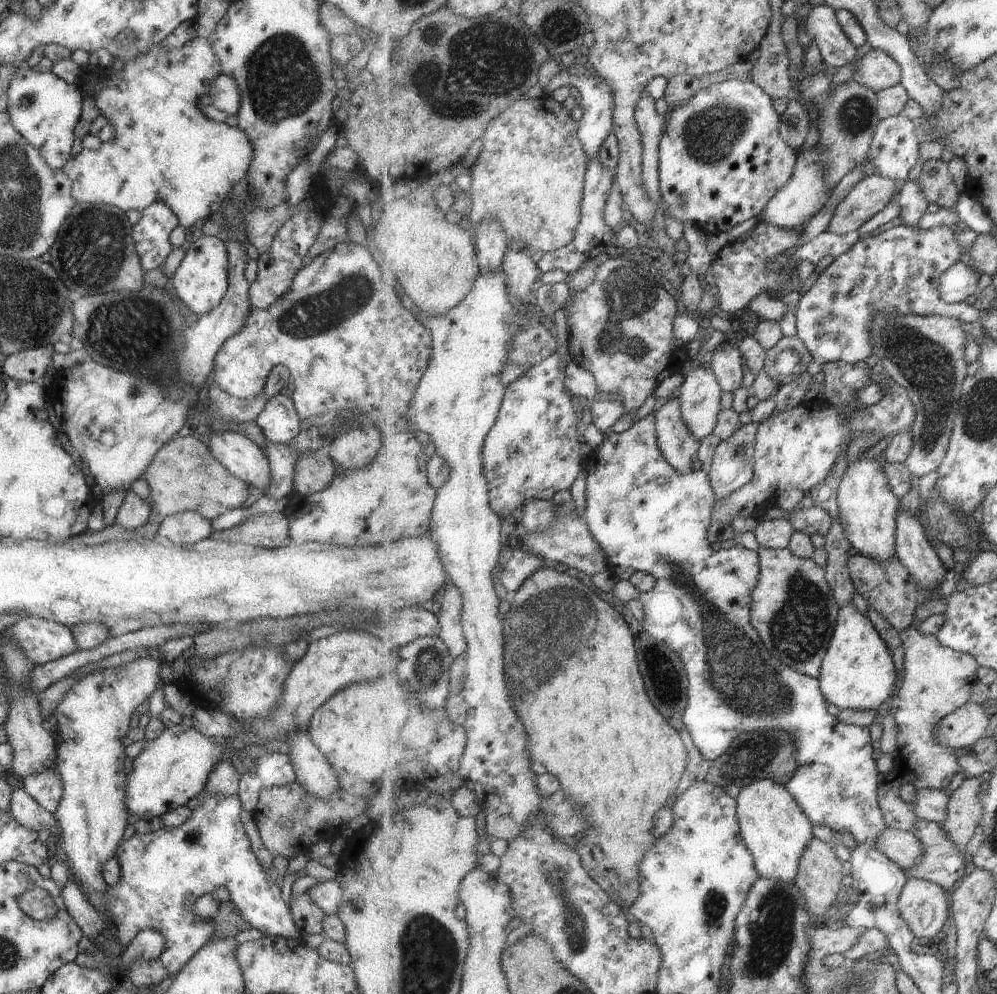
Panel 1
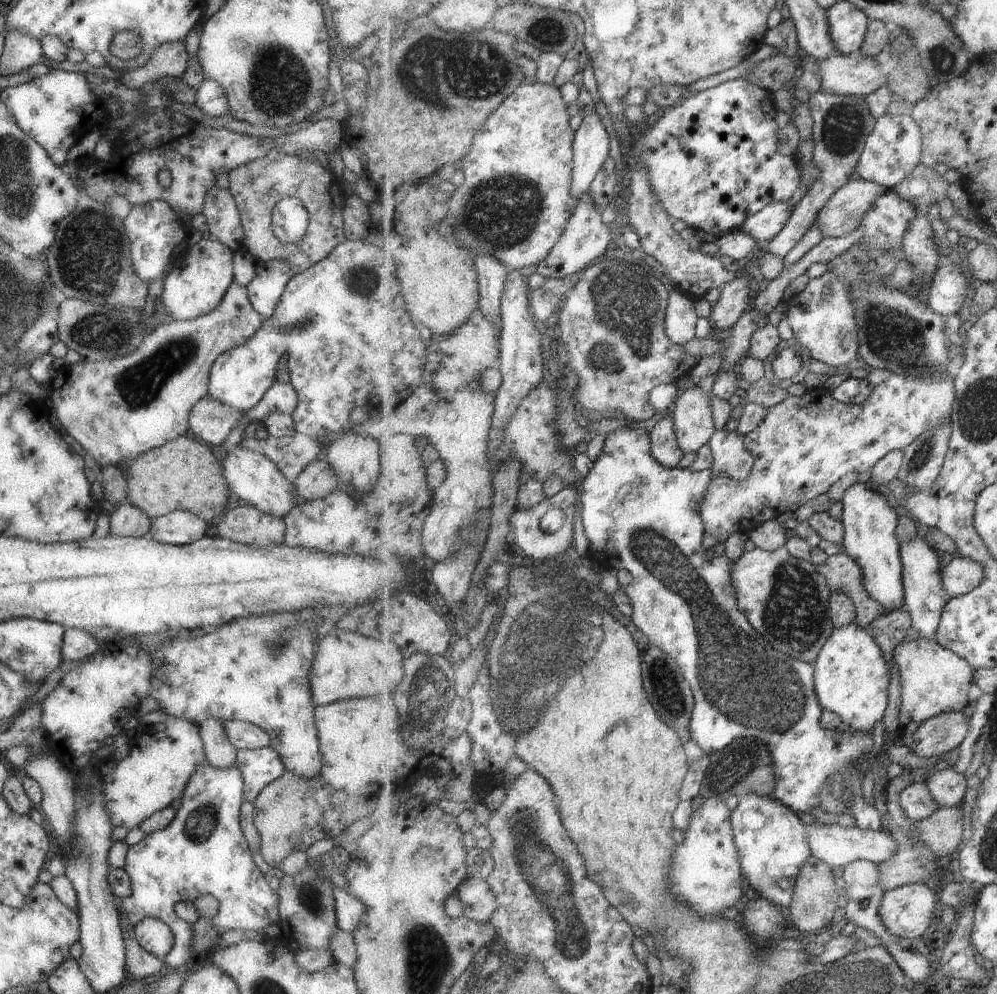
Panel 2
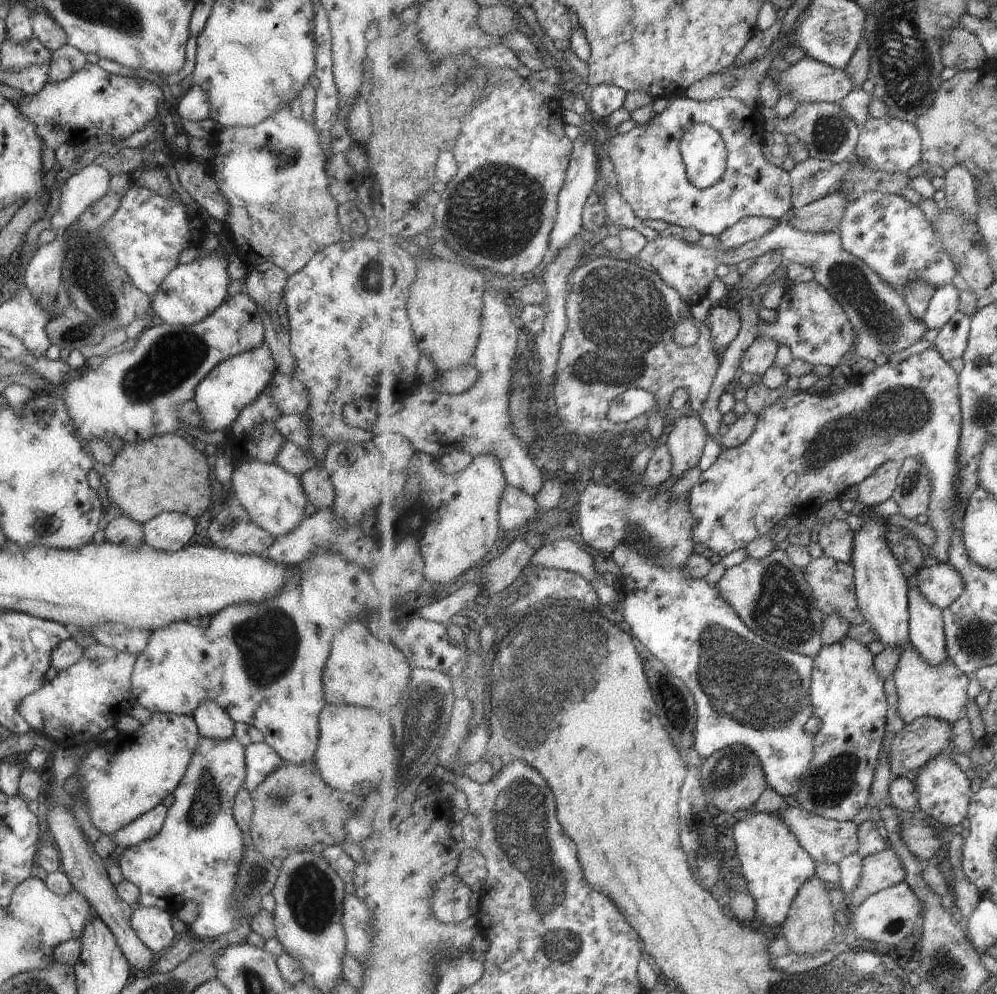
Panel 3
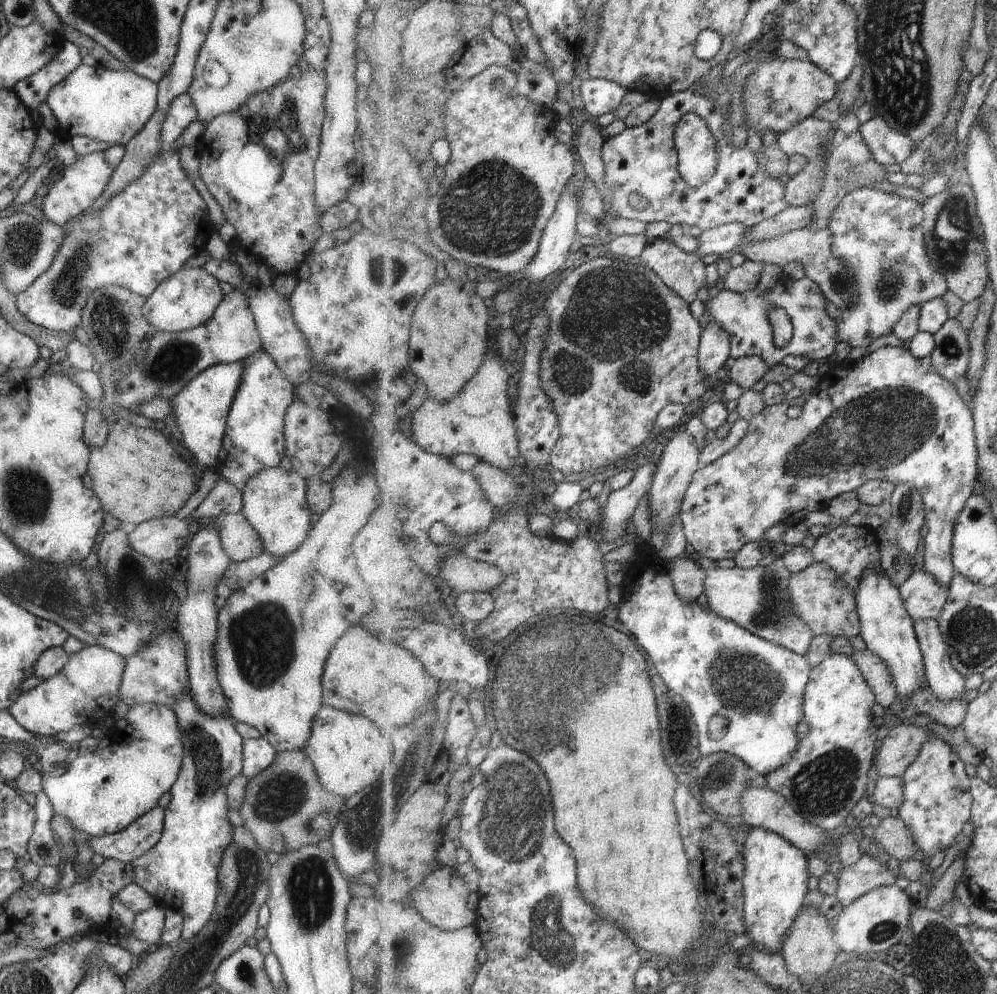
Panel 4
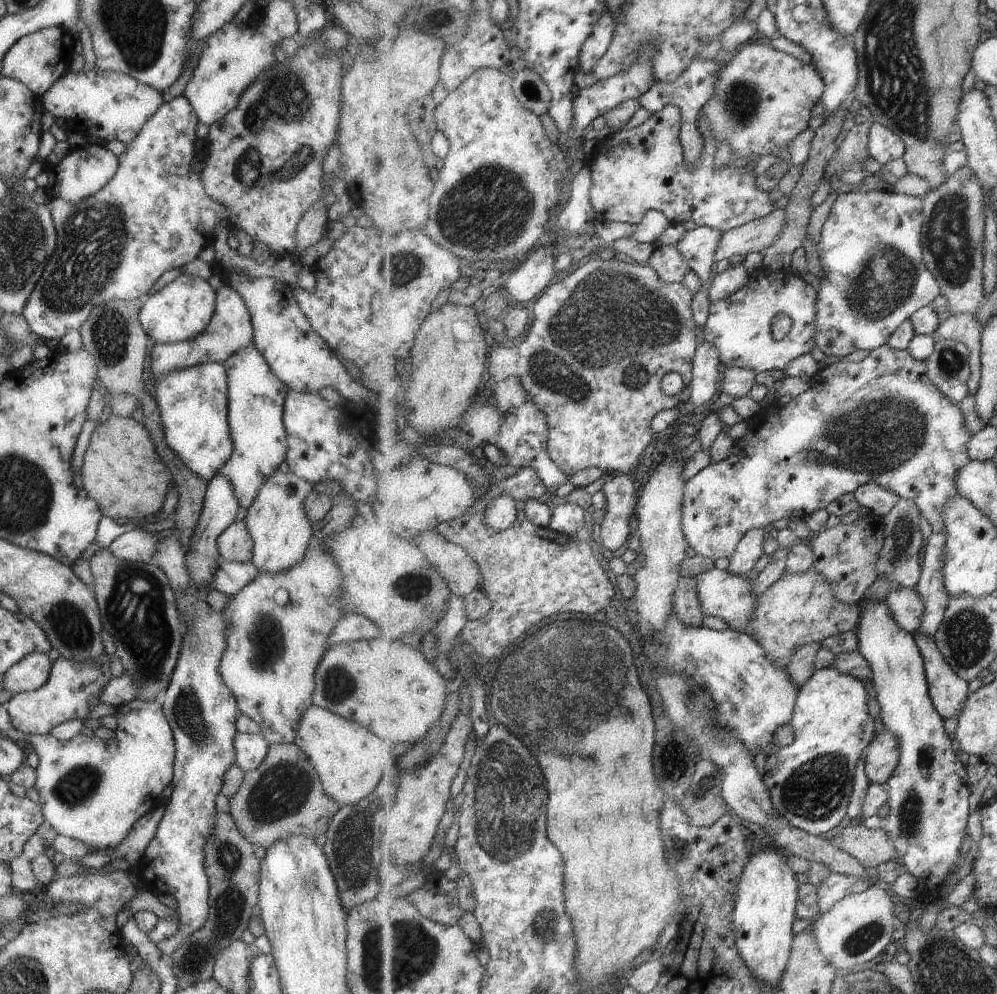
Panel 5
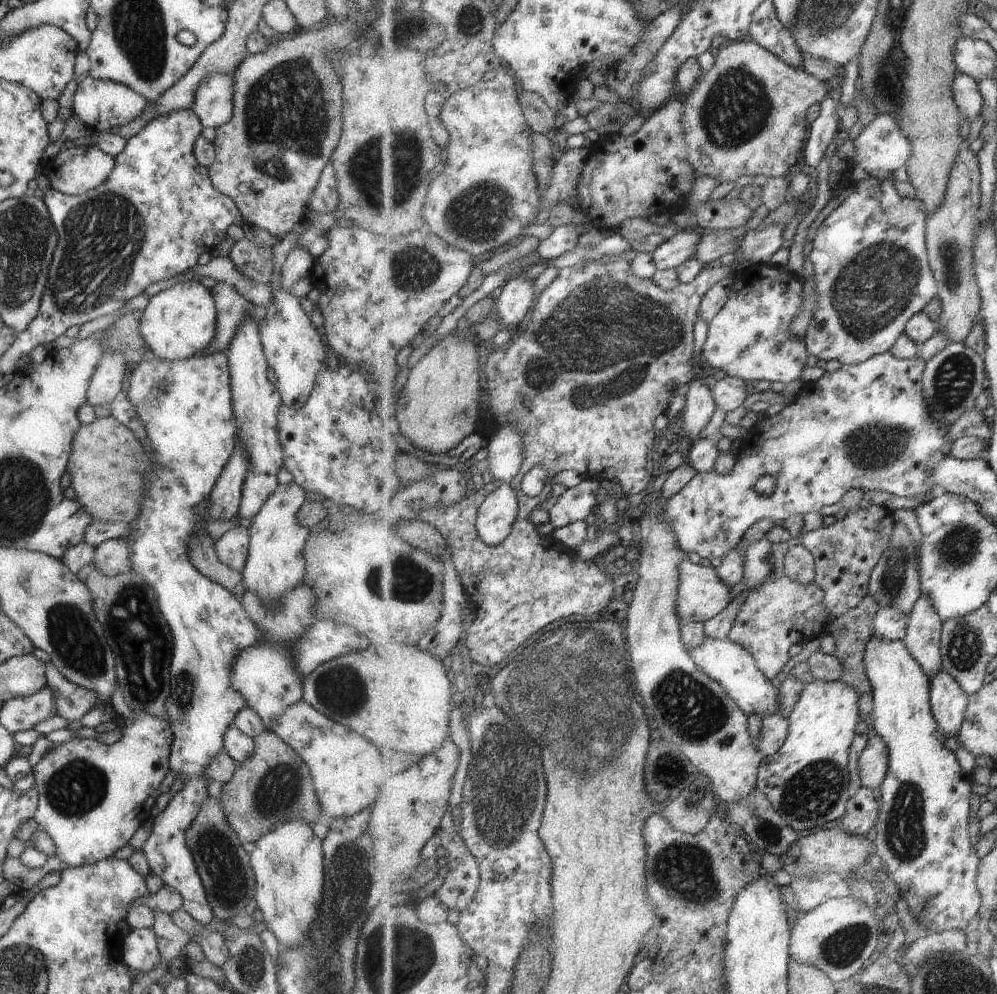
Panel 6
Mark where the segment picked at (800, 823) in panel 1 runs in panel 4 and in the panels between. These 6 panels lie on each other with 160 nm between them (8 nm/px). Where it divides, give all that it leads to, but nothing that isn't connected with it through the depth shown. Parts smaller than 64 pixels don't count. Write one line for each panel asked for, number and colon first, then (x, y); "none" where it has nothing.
2: (772, 840)
3: (775, 865)
4: (776, 871)

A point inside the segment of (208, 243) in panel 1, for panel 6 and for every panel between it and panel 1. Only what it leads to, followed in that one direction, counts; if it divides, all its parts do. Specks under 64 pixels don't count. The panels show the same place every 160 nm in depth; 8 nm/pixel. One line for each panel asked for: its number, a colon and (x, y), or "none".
2: (198, 279)
3: (191, 291)
4: (186, 298)
5: (180, 309)
6: (178, 321)

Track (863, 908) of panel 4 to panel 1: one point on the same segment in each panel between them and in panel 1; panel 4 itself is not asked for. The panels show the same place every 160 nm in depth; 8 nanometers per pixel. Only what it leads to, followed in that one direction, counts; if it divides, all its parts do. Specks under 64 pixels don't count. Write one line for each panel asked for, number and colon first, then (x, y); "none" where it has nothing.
1: (925, 905)
2: (908, 911)
3: (886, 918)

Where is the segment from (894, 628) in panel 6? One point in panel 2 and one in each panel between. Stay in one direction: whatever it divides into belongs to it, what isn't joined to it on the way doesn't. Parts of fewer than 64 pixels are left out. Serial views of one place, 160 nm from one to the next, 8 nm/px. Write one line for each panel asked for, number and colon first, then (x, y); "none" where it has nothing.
2: (962, 575)
3: (942, 584)
4: (925, 597)
5: (906, 605)

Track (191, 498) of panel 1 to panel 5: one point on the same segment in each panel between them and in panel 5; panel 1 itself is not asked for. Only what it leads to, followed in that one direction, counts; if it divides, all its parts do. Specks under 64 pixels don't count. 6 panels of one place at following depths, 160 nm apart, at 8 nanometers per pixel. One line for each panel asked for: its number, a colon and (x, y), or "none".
2: (182, 474)
3: (164, 473)
4: (136, 475)
5: (121, 472)

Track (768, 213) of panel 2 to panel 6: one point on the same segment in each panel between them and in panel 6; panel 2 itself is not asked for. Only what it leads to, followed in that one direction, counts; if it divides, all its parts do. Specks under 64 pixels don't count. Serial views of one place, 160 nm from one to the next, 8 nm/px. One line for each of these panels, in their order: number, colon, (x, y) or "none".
3: (749, 229)
4: (718, 241)
5: (698, 248)
6: (673, 252)

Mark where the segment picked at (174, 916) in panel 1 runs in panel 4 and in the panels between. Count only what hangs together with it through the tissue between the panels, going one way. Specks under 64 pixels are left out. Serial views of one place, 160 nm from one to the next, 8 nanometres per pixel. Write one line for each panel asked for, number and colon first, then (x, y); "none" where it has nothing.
2: (202, 849)
3: (195, 855)
4: (179, 871)

